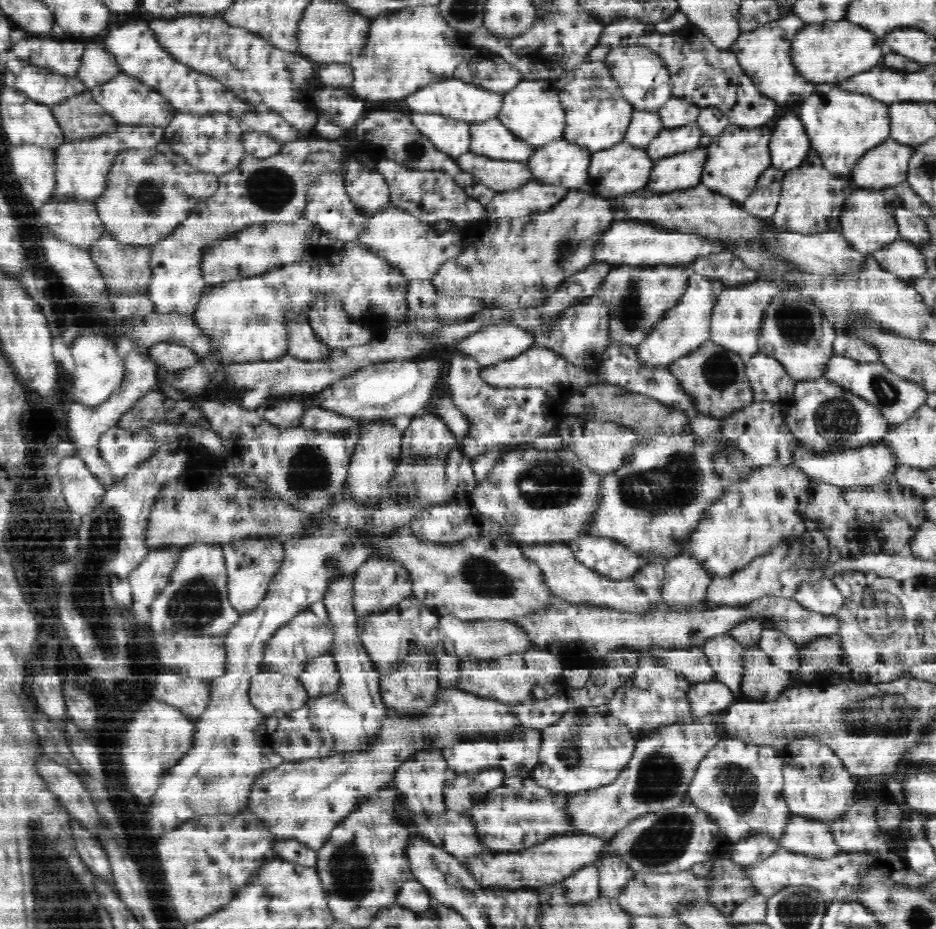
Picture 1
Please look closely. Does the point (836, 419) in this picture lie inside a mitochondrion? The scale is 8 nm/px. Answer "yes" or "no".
yes

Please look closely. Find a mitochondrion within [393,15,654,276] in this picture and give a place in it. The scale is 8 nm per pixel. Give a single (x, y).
(414, 149)

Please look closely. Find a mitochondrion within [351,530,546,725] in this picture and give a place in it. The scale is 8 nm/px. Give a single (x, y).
(484, 577)

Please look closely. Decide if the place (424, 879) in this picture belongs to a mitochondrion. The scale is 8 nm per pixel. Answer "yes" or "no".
no

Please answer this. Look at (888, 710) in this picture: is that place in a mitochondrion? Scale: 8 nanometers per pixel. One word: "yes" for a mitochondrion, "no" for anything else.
yes

